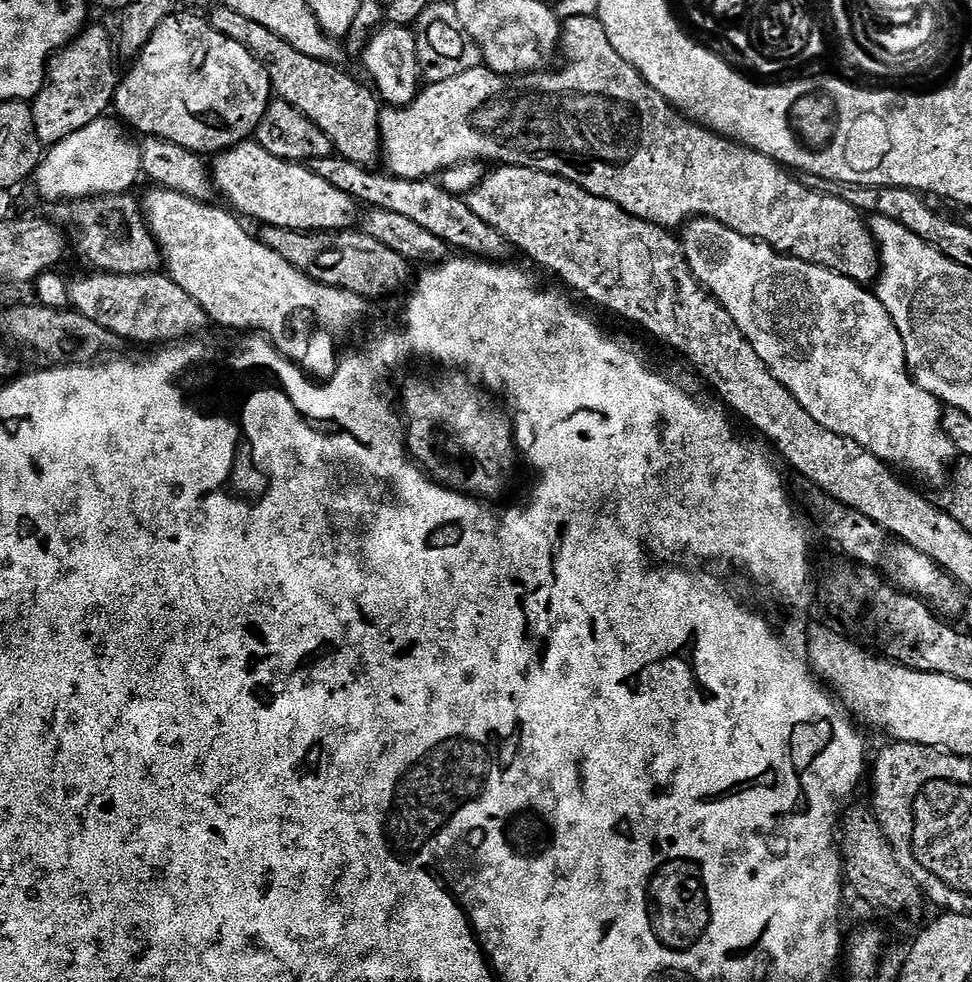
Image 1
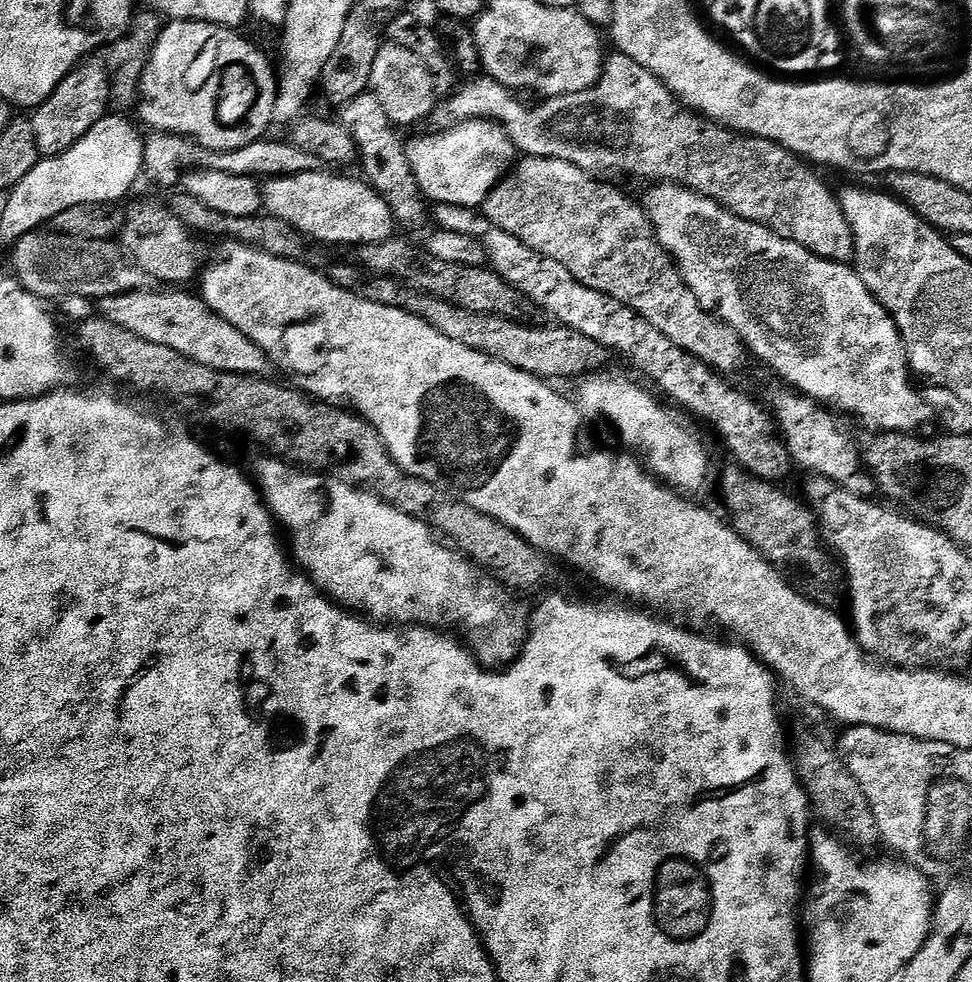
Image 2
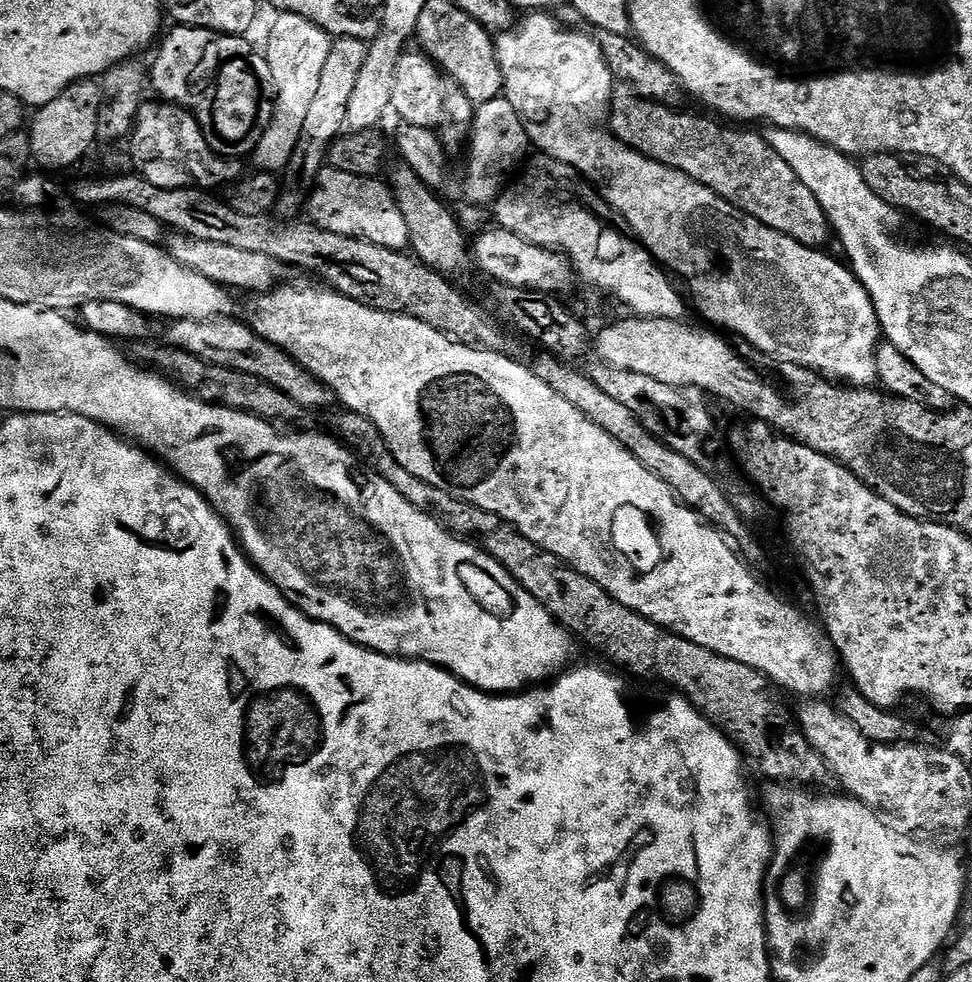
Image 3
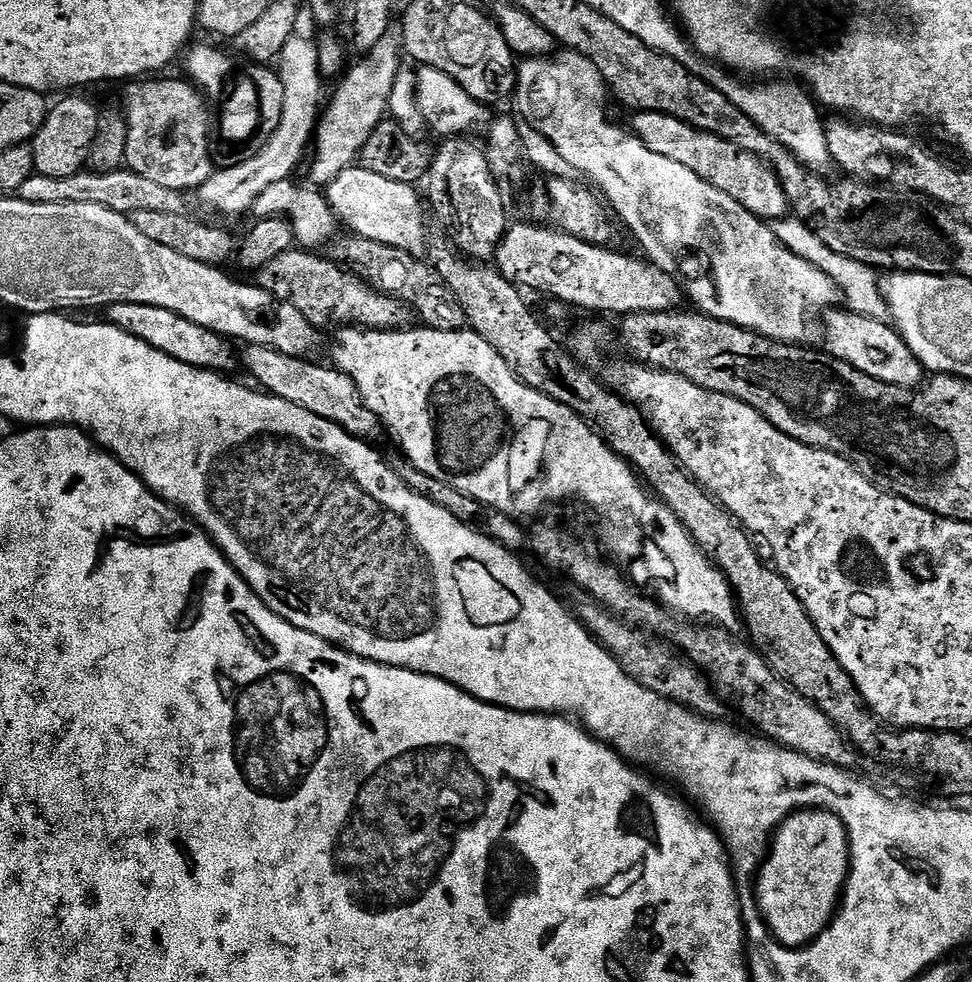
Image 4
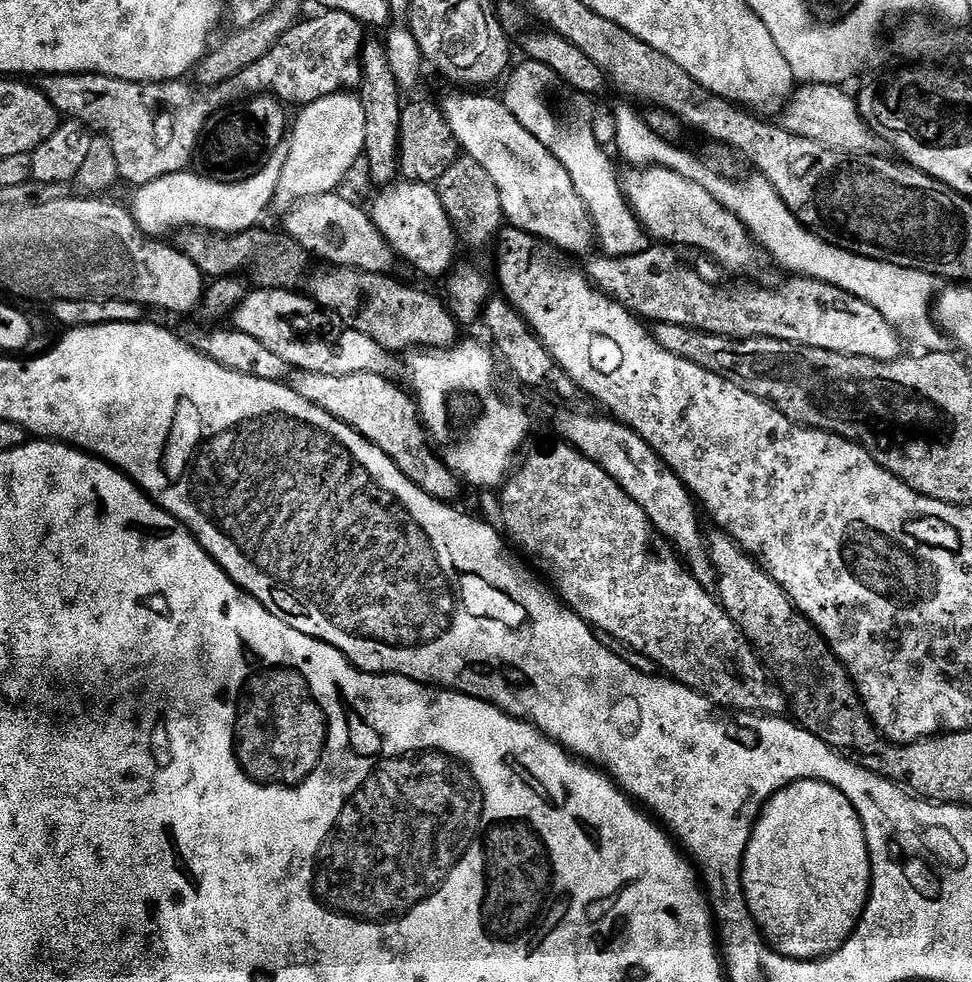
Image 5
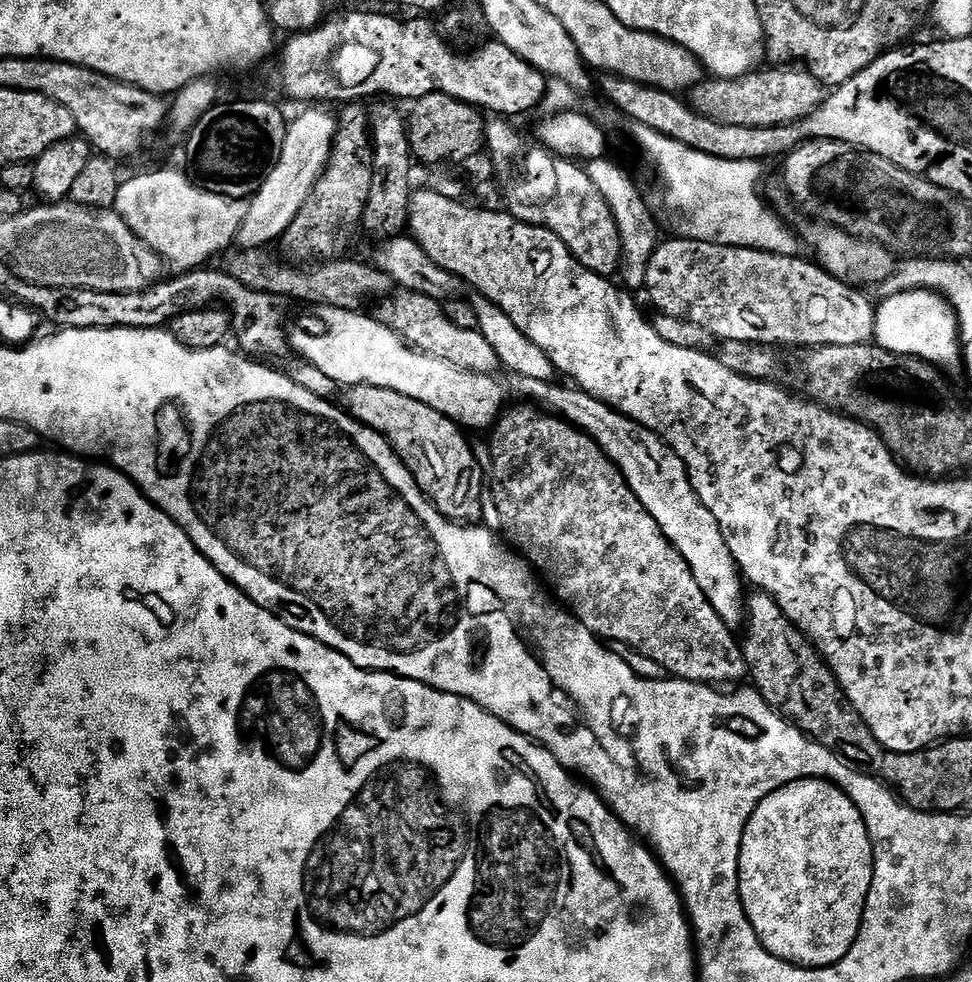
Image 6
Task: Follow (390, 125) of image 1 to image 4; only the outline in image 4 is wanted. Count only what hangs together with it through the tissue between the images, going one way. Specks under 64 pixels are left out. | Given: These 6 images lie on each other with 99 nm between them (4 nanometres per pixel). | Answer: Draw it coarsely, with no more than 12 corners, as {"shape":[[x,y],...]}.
{"shape":[[638,112],[654,154],[730,194],[765,222],[789,215],[762,158],[670,114]]}

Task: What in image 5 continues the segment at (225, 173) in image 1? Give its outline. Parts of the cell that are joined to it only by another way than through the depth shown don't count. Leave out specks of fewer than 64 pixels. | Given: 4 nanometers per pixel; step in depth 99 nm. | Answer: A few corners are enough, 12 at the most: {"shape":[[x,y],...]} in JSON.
{"shape":[[396,182],[370,207],[392,251],[443,277],[458,237],[435,187]]}

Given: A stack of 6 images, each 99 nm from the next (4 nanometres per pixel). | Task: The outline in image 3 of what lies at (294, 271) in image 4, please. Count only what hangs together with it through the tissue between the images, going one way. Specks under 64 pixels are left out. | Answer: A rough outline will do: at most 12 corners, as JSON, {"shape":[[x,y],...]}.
{"shape":[[183,234],[168,255],[227,290],[287,285],[293,269],[270,258]]}

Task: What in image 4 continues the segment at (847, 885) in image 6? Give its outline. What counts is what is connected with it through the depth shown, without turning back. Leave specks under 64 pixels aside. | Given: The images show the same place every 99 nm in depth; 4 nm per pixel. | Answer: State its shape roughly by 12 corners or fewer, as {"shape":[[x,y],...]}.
{"shape":[[832,812],[783,820],[754,881],[779,944],[828,929],[848,882]]}

